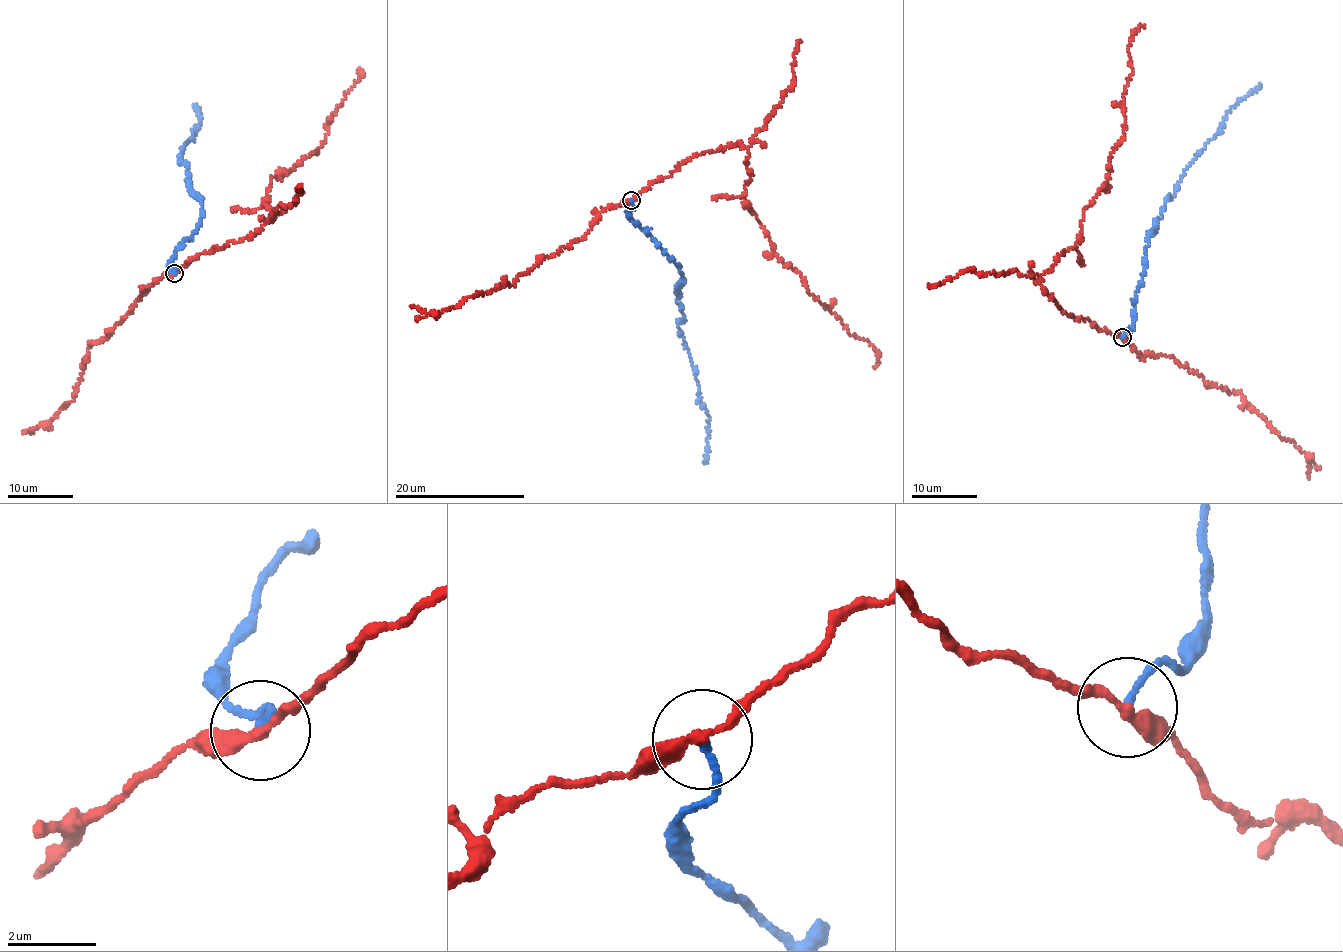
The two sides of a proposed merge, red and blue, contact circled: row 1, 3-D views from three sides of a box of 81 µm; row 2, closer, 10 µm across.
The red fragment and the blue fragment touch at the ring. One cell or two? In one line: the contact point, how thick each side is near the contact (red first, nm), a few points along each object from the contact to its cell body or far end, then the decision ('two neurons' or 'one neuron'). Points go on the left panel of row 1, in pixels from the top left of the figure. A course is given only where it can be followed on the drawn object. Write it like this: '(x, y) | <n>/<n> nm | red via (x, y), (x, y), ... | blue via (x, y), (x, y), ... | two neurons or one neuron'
(174, 273) | 240/140 nm | red via (175, 273), (273, 220), (265, 205), (271, 179), (318, 151), (328, 118), (358, 71) | blue via (175, 273), (171, 258), (201, 217), (202, 201), (190, 190), (180, 154), (200, 117), (194, 105) | two neurons

